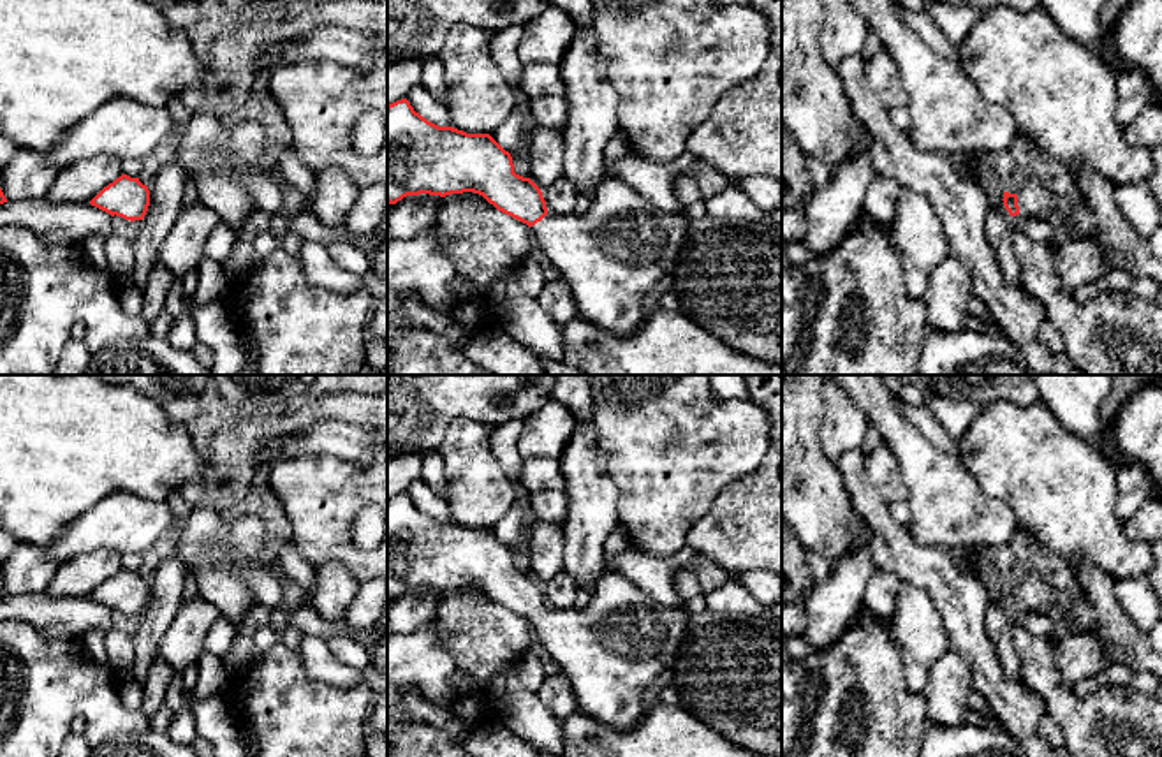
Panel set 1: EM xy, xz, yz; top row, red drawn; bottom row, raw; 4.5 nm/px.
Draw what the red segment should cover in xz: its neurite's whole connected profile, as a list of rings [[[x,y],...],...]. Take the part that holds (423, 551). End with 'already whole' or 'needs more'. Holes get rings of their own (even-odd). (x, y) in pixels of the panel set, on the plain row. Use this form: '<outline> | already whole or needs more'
[[[407,493],[387,500],[387,597],[396,599],[407,590],[451,590],[474,586],[482,590],[498,606],[526,618],[535,634],[535,646],[555,660],[567,674],[577,709],[597,722],[627,731],[637,725],[644,711],[646,687],[673,664],[673,658],[685,637],[690,613],[667,609],[641,592],[634,583],[616,572],[606,572],[592,593],[585,609],[555,609],[546,602],[541,583],[530,574],[514,567],[512,551],[489,528],[467,528],[452,521],[438,521],[414,505]]] | needs more

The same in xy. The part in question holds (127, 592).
[[[121,569],[104,581],[90,599],[111,611],[116,609],[130,616],[143,614],[150,600],[150,584],[139,572]]] | already whole

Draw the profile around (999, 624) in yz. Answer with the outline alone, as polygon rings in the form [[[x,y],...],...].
[[[988,567],[979,572],[979,577],[989,590],[988,609],[984,614],[984,628],[993,643],[995,655],[1002,665],[1005,676],[1025,687],[1021,672],[1018,669],[1018,657],[1012,646],[1012,627],[1016,625],[1011,618],[1011,609],[1004,600],[1004,583],[1000,581],[995,569]]]

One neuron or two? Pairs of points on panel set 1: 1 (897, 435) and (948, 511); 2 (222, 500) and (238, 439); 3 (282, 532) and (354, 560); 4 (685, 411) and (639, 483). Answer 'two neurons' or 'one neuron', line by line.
1: one neuron
2: one neuron
3: two neurons
4: one neuron

